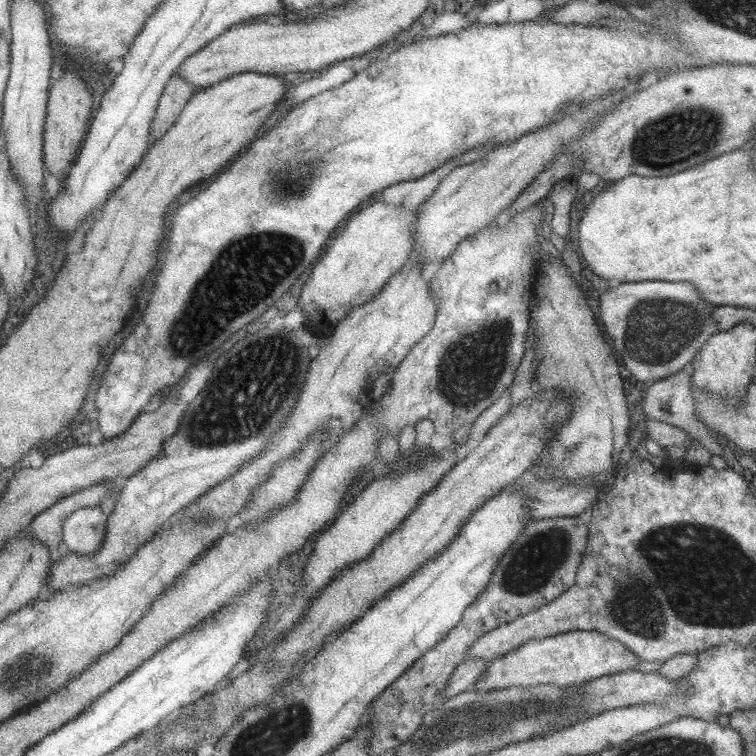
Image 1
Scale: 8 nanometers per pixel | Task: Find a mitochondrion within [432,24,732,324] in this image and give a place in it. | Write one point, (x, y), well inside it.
(692, 133)

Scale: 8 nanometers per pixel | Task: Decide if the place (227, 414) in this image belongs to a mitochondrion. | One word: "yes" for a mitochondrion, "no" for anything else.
yes

